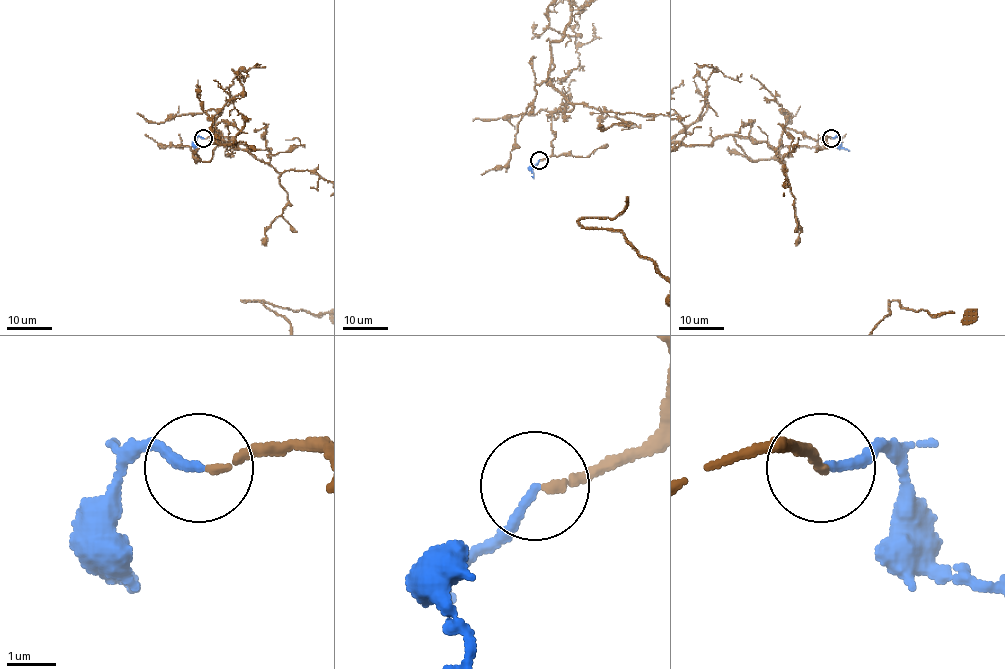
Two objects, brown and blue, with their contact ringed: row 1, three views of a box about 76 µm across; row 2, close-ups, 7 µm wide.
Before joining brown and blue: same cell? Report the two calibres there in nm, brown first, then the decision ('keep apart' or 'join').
160/190 nm | join

